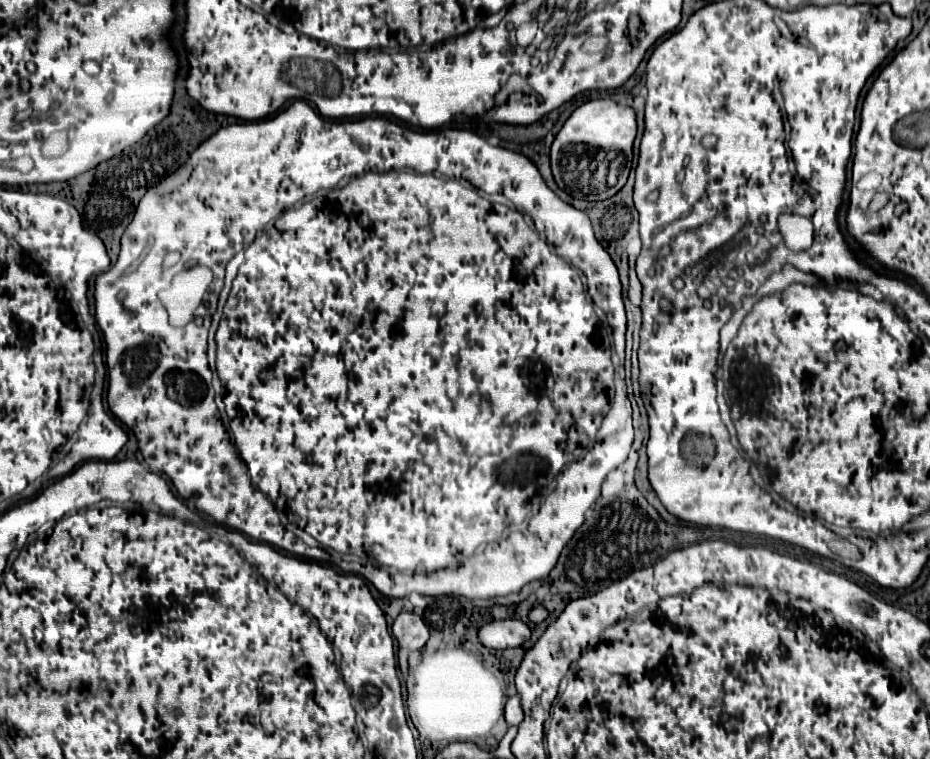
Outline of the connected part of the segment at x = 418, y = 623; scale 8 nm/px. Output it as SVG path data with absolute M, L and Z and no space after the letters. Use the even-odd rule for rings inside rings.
M414 612L400 614L392 624L392 632L400 644L400 656L404 658L408 652L420 650L430 638L430 630L426 622Z

